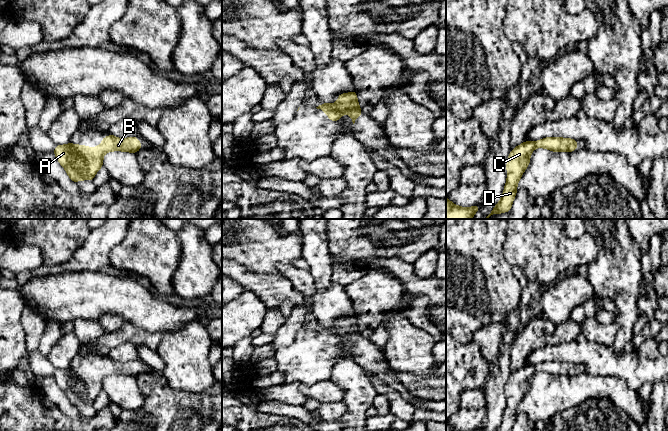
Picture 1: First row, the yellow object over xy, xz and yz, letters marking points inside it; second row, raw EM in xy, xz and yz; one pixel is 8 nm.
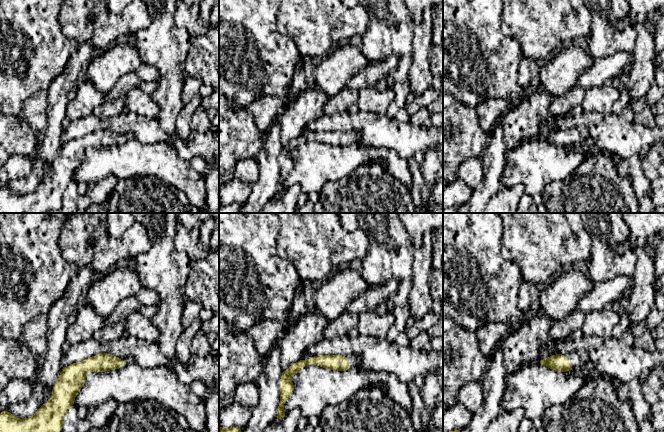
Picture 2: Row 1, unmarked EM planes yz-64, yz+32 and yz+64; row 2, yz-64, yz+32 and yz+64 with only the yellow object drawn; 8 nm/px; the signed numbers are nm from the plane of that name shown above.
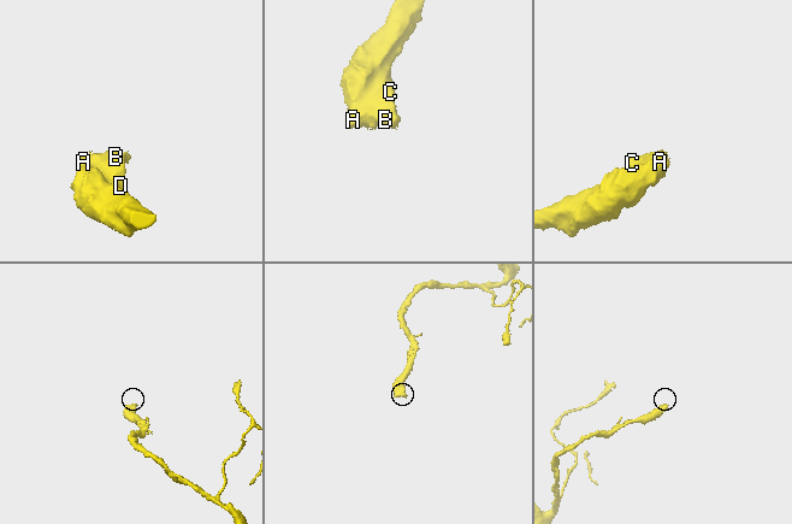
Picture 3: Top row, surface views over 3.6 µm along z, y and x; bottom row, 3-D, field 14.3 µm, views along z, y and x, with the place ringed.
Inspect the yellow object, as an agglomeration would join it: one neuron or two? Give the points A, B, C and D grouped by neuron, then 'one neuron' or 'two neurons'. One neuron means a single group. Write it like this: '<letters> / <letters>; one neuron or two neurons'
A B C D; one neuron

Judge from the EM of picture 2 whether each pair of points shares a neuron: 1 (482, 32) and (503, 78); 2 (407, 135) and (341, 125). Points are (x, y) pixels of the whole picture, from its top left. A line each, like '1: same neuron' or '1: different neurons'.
1: same neuron
2: same neuron

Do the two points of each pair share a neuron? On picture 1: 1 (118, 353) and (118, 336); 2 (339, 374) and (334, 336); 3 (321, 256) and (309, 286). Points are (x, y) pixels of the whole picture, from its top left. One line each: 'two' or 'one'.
1: two
2: two
3: two

